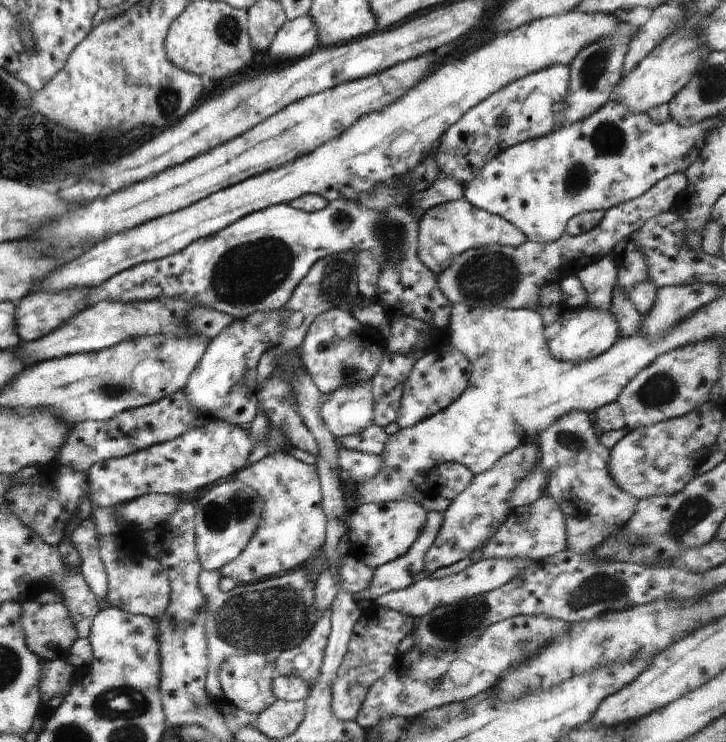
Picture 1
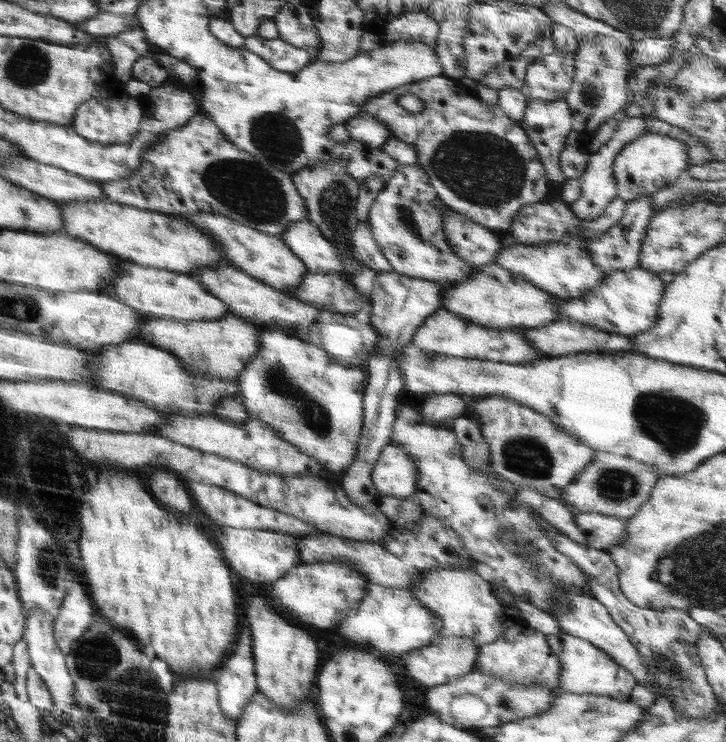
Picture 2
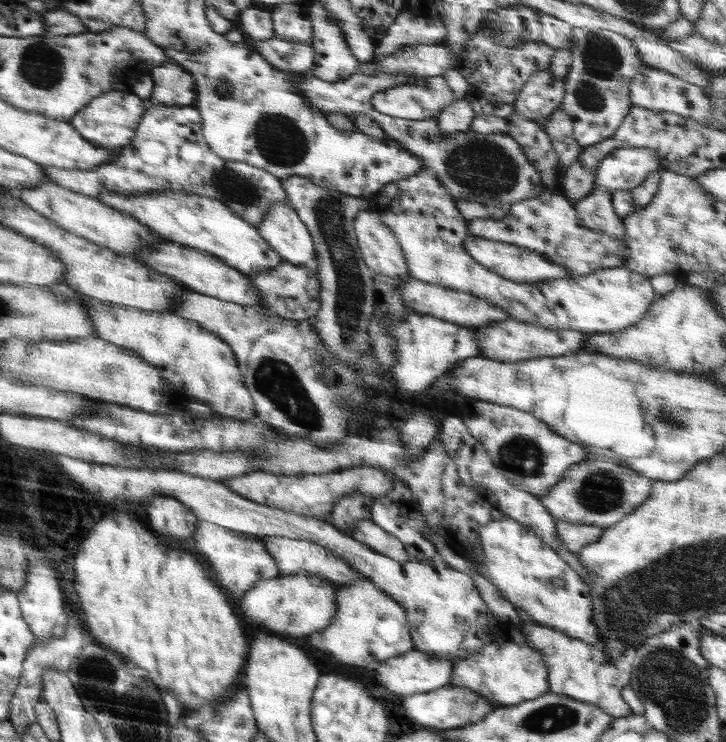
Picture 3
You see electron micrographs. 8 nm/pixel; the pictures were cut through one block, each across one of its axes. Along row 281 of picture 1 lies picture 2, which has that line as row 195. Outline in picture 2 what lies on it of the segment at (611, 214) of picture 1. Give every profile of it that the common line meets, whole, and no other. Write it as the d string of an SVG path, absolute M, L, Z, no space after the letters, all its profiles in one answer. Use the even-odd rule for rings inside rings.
M433 76L418 82L402 84L398 88L386 90L380 96L370 98L362 104L360 114L376 115L394 137L412 145L418 155L418 164L429 176L438 199L446 207L460 212L470 221L504 237L510 233L513 221L523 207L539 204L539 202L561 198L562 186L548 183L546 167L538 159L534 145L530 142L526 131L520 123L510 119L500 105L490 105L478 98L476 89L466 87L460 79ZM404 94L417 96L424 102L421 111L410 113L398 105L398 98Z

